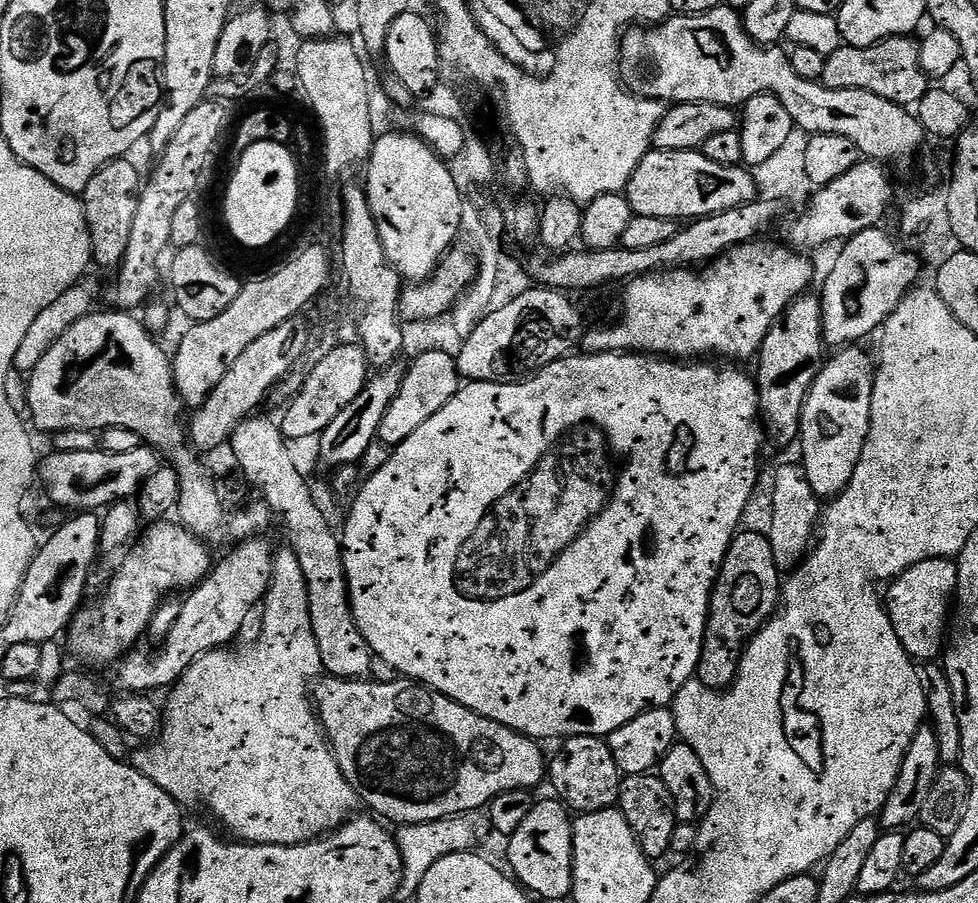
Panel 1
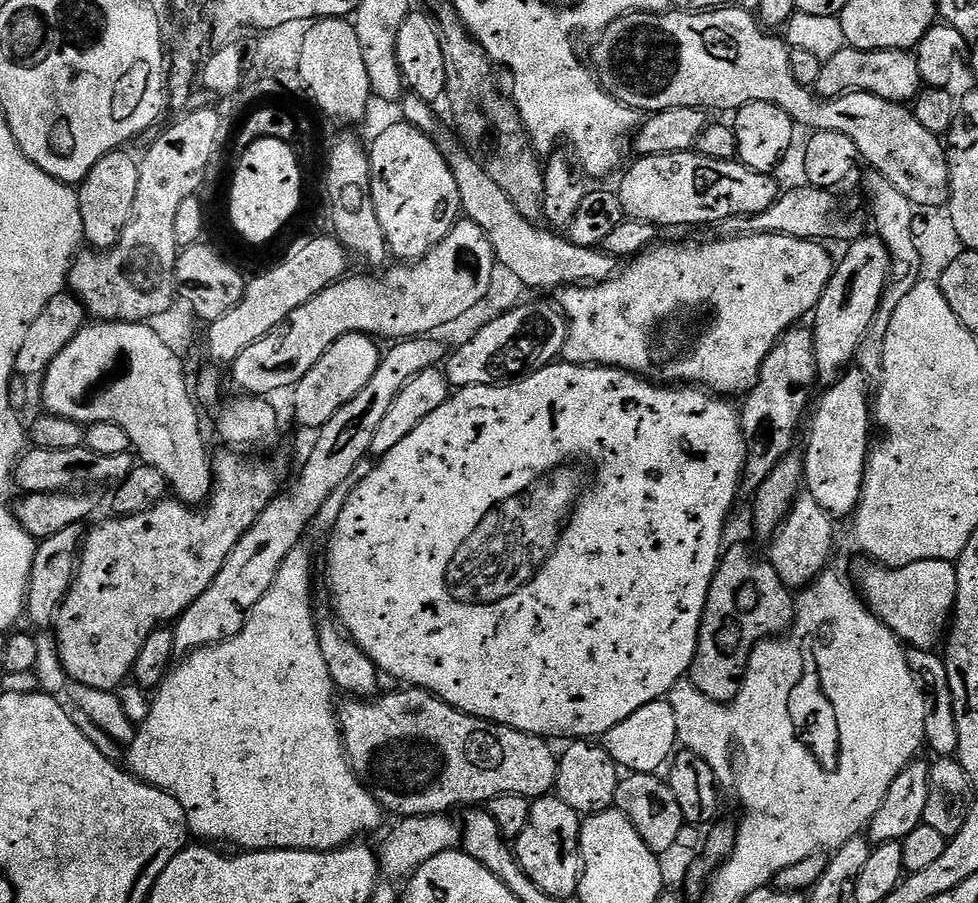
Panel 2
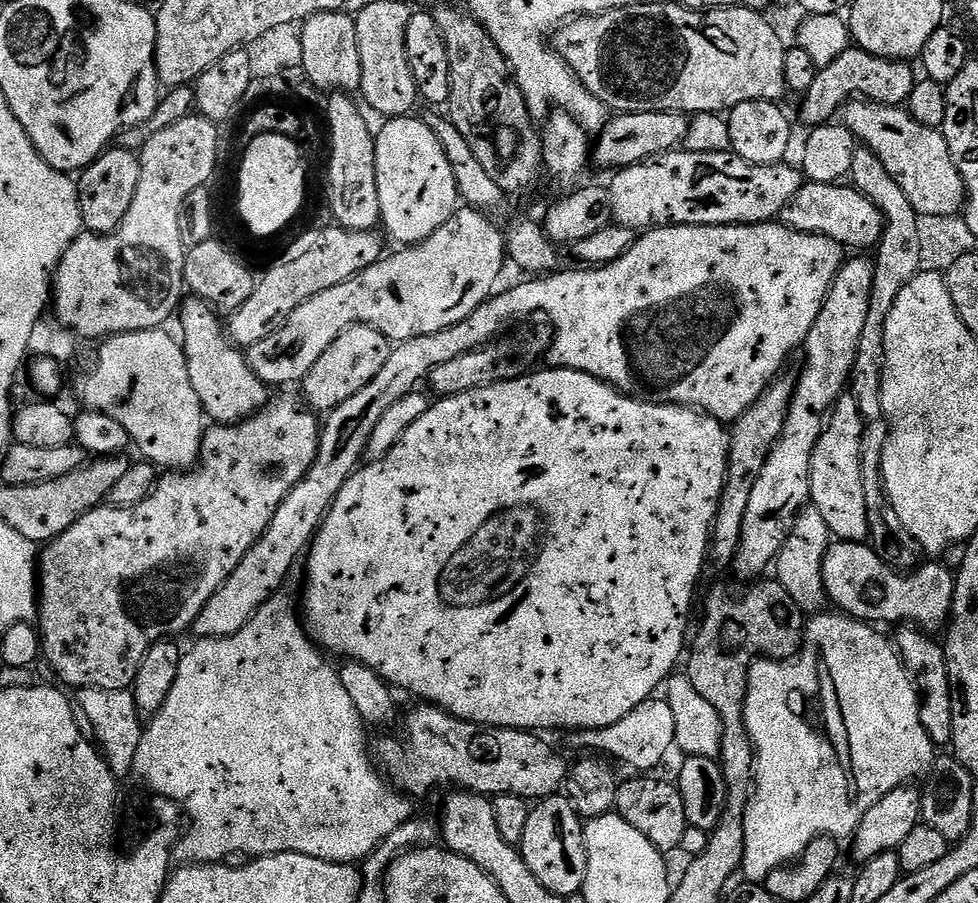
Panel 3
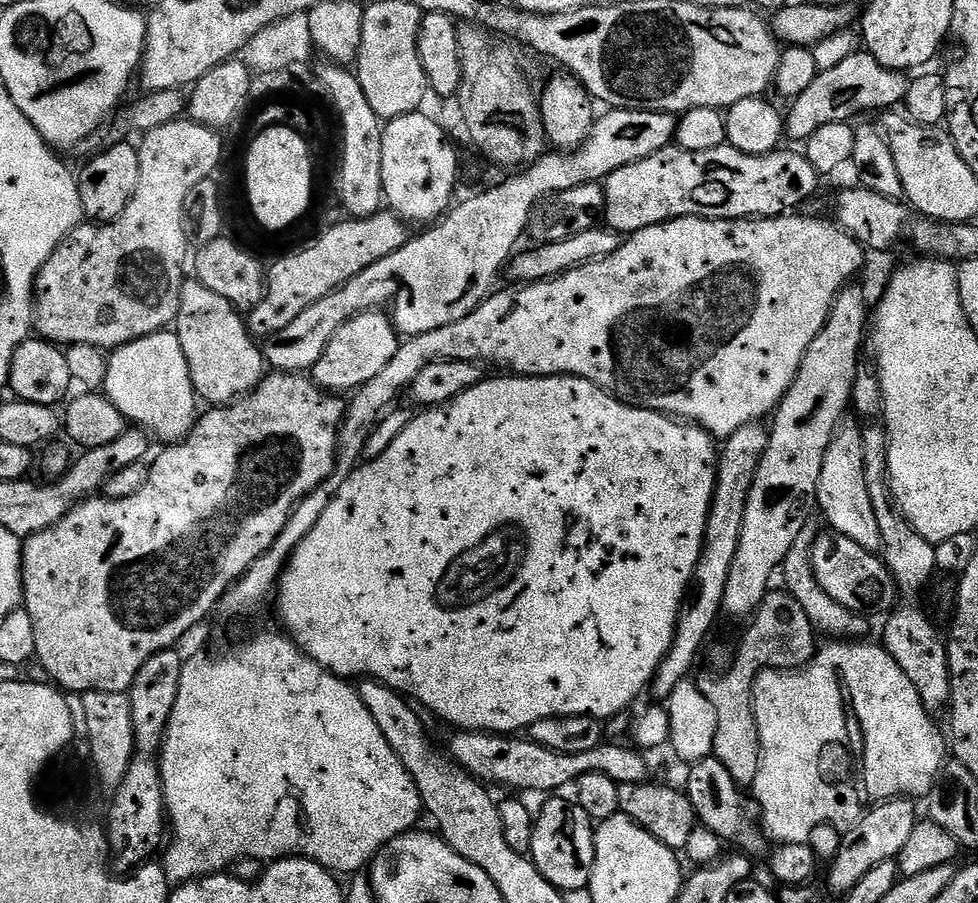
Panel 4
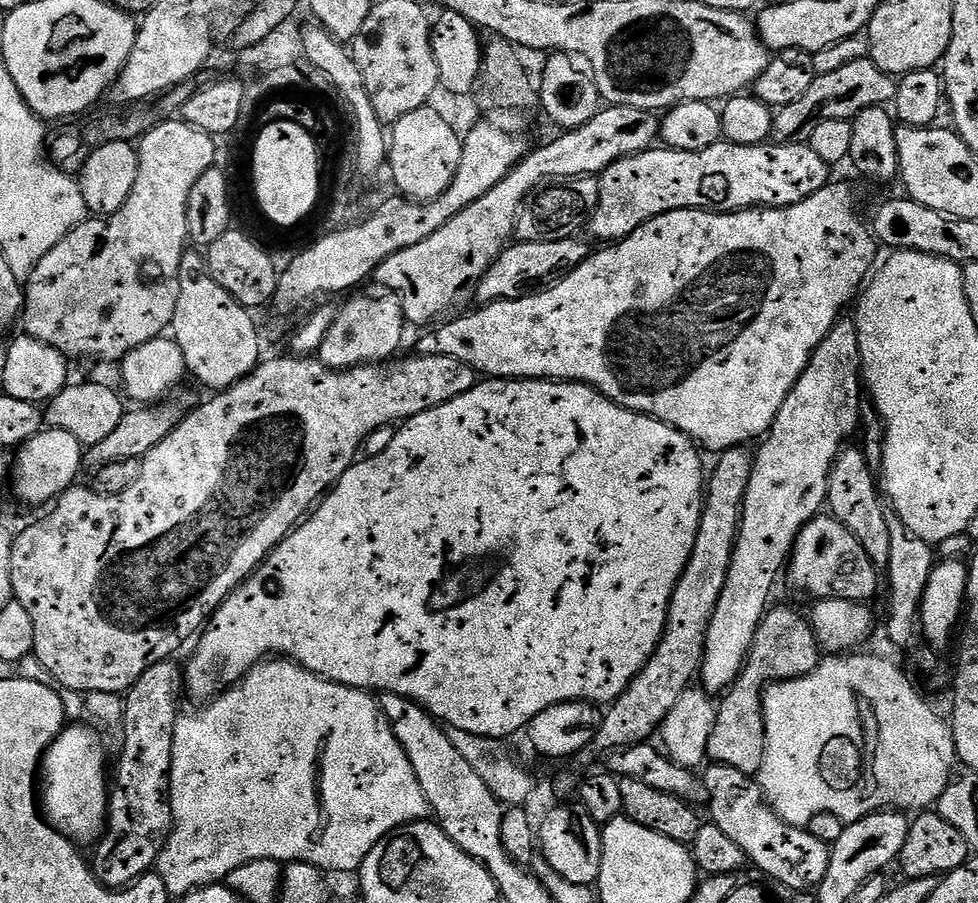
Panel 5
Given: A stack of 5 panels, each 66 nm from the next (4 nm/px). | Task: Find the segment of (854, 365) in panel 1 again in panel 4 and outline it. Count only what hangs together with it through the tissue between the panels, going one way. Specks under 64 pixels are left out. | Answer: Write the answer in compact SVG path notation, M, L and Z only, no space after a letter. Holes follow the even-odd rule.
M848 418L841 423L833 436L826 454L822 458L822 474L816 479L816 503L818 512L824 515L829 529L862 546L862 550L879 553L882 549L882 530L878 530L878 518L874 514L874 506L870 506L870 493L866 491L866 469L862 467L862 434L860 425L855 419Z

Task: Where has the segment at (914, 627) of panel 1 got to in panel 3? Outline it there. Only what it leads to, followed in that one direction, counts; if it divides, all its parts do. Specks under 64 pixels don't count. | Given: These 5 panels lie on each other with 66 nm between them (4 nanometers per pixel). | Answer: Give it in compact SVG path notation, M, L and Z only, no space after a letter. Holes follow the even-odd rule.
M836 540L830 544L824 558L824 589L827 592L827 599L832 604L836 603L837 605L833 605L841 613L865 622L877 622L876 620L944 622L951 617L956 589L953 569L943 568L940 564L921 563L915 570L905 574L879 555L883 556L875 547L864 542Z

